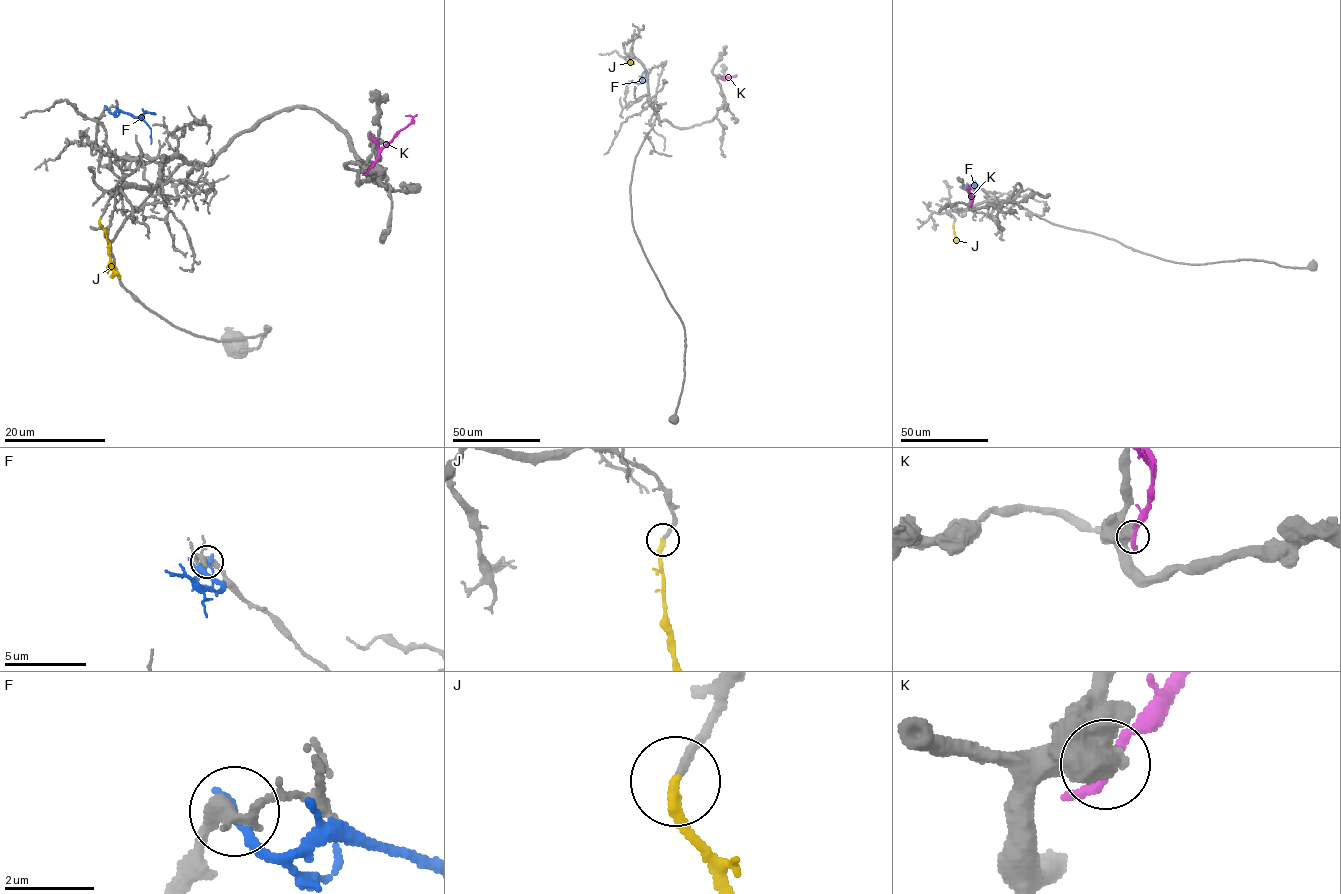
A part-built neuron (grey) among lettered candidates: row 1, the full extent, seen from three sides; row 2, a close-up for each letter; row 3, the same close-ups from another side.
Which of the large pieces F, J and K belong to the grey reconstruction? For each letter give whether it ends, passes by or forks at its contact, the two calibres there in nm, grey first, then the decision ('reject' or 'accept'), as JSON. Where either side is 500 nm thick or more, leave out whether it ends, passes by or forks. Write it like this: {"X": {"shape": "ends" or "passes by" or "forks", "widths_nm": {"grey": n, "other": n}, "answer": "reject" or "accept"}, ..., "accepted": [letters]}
{"F": {"shape": "ends", "widths_nm": {"grey": 360, "other": 280}, "answer": "reject"}, "J": {"shape": "ends", "widths_nm": {"grey": 180, "other": 280}, "answer": "accept"}, "K": {"widths_nm": {"grey": 750, "other": 320}, "answer": "reject"}, "accepted": ["J"]}

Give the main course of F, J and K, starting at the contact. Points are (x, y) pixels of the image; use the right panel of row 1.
F: (975, 183), (976, 187), (963, 185)
J: (953, 222), (955, 241), (957, 241)
K: (971, 205), (973, 198), (969, 186)

